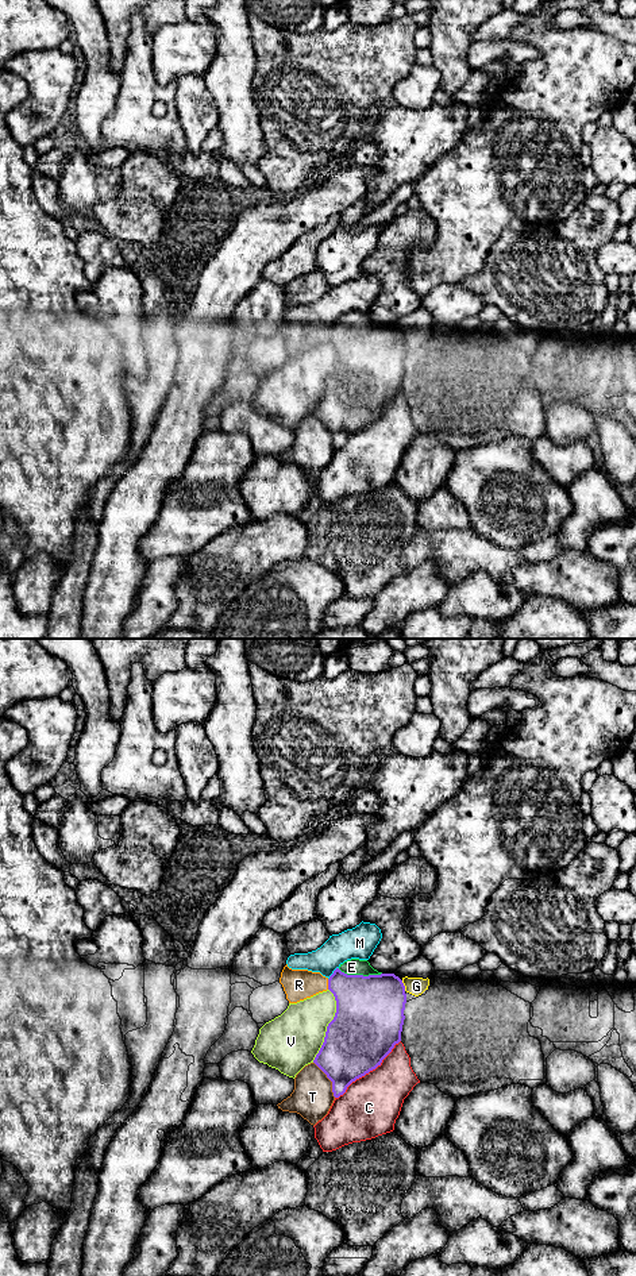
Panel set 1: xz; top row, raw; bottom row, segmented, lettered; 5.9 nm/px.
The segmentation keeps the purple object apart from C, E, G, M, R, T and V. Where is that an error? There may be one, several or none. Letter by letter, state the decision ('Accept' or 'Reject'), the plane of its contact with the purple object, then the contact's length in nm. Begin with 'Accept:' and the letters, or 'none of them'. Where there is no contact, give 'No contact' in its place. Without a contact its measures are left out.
Accept: E
C: Reject. Touches purple in xz. Shared border 500 nm
E: Accept. Touches purple in xz. Shared border 260 nm
G: Reject. Touches purple in xz. Shared border 70 nm
M: Reject. Touches purple in xz. Shared border 100 nm
R: Reject. Touches purple in xz. Shared border 60 nm
T: Reject. Touches purple in xz. Shared border 260 nm
V: Reject. Touches purple in xz. Shared border 460 nm

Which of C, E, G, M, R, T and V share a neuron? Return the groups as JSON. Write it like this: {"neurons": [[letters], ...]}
{"neurons": [["C"], ["E"], ["G"], ["M", "R"], ["T"], ["V"]]}

